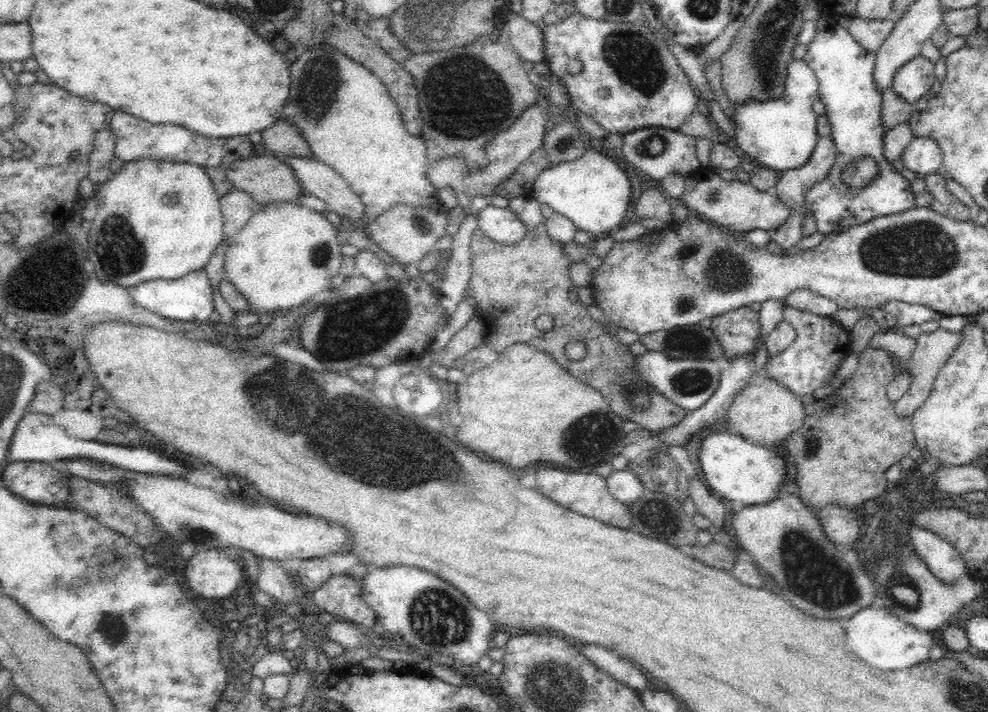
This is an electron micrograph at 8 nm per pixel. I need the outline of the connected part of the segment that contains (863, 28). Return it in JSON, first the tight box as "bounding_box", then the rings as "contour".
{"bounding_box":[840,15,895,54],"contour":[[[849,15],[842,17],[840,25],[854,37],[856,43],[860,44],[865,52],[876,54],[881,44],[888,38],[888,35],[895,27],[892,18],[884,20],[862,20]]]}

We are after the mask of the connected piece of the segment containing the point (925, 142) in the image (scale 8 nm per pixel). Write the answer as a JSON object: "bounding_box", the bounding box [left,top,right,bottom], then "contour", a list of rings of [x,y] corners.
{"bounding_box":[900,137,943,176],"contour":[[[914,137],[900,157],[904,168],[920,176],[936,173],[943,168],[940,147],[928,137]]]}

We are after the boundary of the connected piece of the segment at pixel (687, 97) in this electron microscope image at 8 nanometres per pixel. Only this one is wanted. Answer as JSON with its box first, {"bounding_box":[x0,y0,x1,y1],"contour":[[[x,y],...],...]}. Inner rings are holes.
{"bounding_box":[543,10,697,135],"contour":[[[576,10],[568,18],[546,25],[543,34],[545,35],[545,64],[568,90],[570,104],[593,118],[594,122],[612,134],[625,135],[648,127],[676,131],[686,124],[689,116],[696,110],[697,97],[691,80],[682,71],[677,59],[669,52],[664,40],[643,20],[631,23],[606,22],[586,18]],[[571,59],[582,63],[580,73],[569,72]]]}

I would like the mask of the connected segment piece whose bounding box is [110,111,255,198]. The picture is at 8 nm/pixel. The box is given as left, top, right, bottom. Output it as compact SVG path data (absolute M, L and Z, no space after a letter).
M115 111L115 115L110 121L110 128L116 135L116 157L125 162L156 159L197 164L204 167L204 171L208 173L214 191L219 198L224 198L225 194L235 189L234 185L226 178L226 169L230 168L235 160L245 159L255 154L254 145L248 135L230 138L205 137L177 124L150 124L122 111Z

